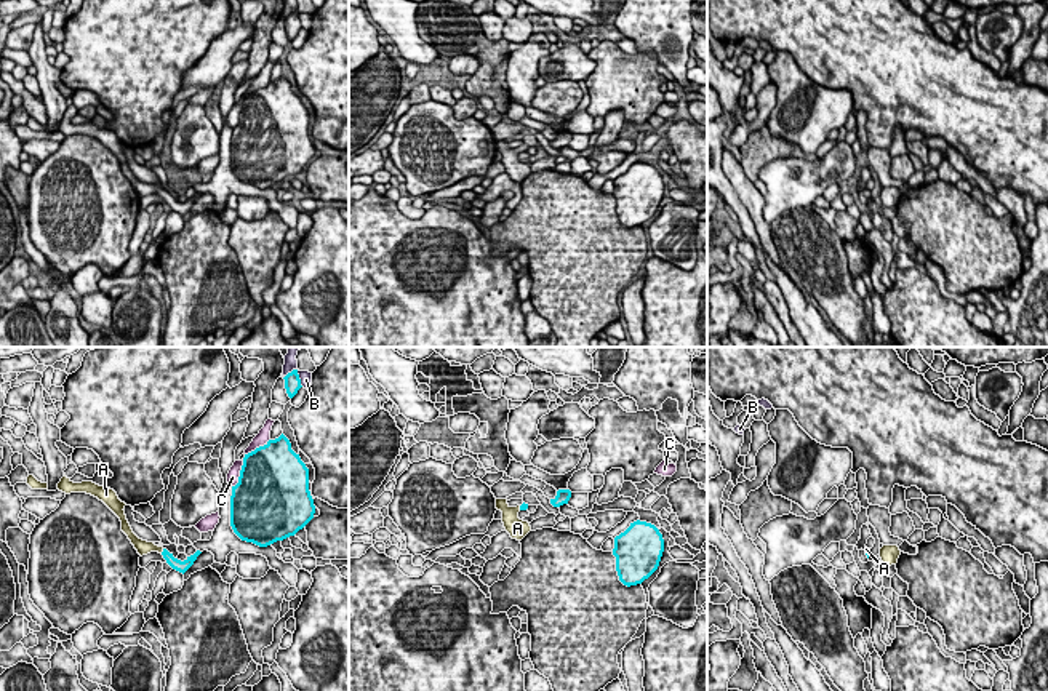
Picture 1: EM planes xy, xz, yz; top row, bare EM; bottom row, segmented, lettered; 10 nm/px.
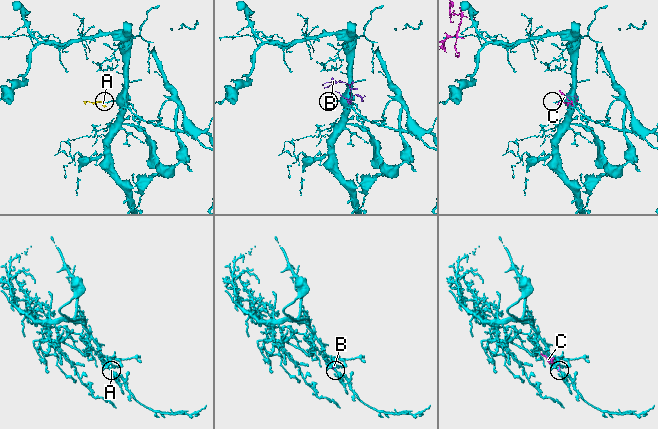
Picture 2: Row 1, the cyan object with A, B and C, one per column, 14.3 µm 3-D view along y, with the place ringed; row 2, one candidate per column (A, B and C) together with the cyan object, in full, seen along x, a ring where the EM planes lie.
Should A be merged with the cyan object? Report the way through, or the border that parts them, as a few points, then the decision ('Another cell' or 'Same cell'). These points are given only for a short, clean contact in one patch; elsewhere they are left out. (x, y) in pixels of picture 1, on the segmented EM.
Path across: xy (175, 563), (164, 551), (143, 547). Same cell

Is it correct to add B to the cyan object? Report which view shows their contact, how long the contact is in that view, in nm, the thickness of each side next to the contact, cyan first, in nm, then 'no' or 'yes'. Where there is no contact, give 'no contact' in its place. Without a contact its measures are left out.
xy | 220 nm | 160/130 nm | no

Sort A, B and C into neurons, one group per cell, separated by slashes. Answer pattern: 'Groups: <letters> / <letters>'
Groups: A / B / C

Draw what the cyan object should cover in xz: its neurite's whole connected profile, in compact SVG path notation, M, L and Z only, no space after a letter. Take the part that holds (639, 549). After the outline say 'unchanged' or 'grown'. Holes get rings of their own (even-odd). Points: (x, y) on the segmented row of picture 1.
M634 521L614 537L613 555L619 581L630 587L642 584L659 566L664 539L659 529L646 521Z; unchanged

